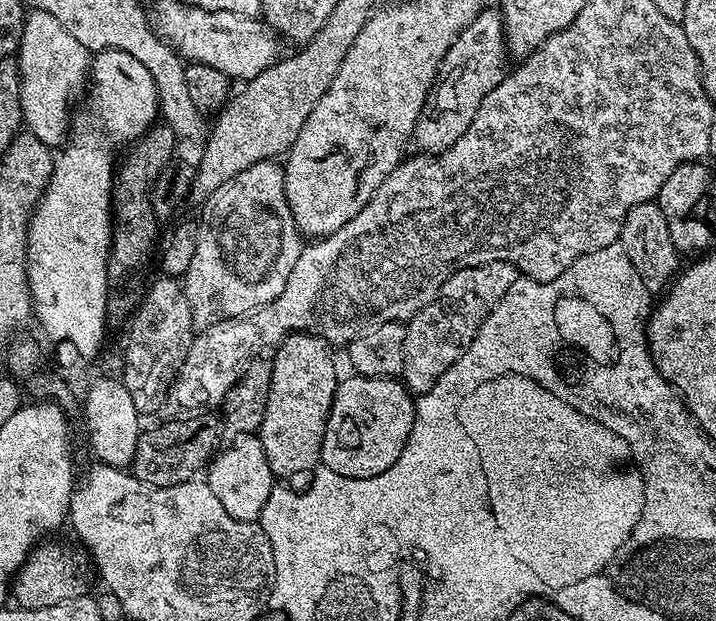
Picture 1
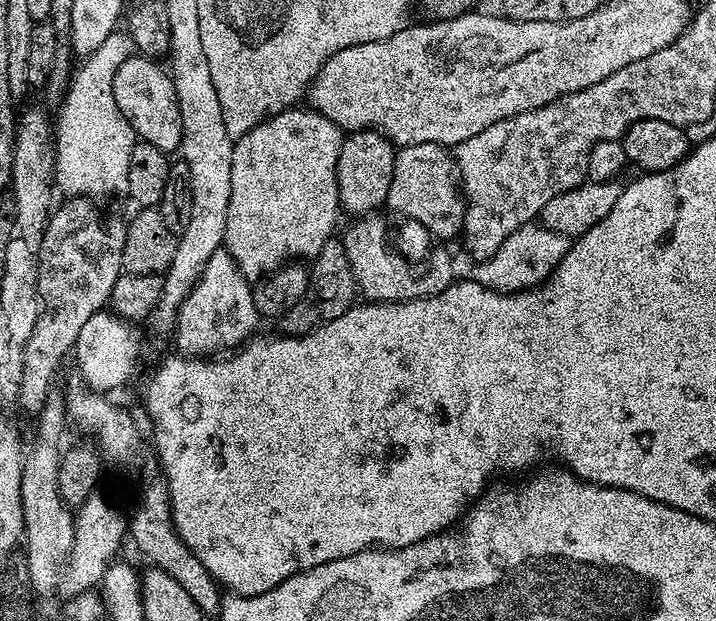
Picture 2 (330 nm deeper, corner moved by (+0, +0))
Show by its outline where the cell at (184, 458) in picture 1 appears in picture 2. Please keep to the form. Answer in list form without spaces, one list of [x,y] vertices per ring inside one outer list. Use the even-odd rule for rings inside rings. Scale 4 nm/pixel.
[[[343,239],[327,240],[322,250],[318,250],[318,254],[311,257],[306,294],[302,294],[302,298],[298,298],[298,302],[294,302],[294,306],[279,317],[279,331],[286,336],[305,336],[312,329],[329,324],[334,318],[341,316],[347,308],[353,307],[357,300],[354,274],[346,258]]]

